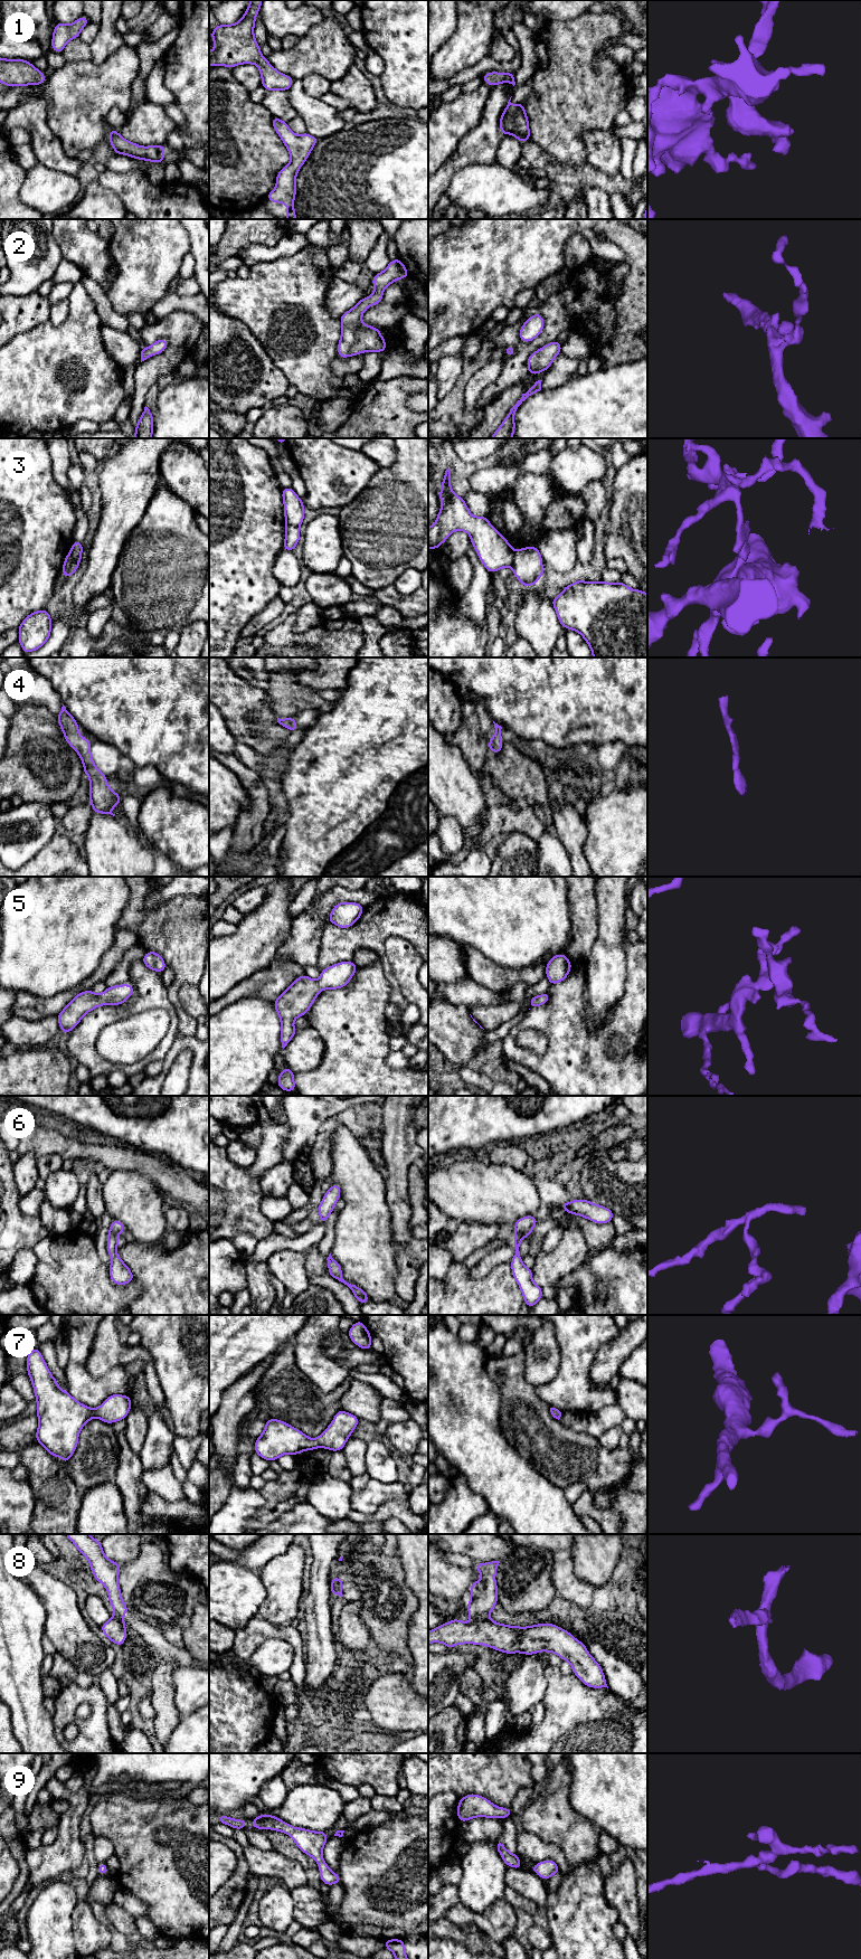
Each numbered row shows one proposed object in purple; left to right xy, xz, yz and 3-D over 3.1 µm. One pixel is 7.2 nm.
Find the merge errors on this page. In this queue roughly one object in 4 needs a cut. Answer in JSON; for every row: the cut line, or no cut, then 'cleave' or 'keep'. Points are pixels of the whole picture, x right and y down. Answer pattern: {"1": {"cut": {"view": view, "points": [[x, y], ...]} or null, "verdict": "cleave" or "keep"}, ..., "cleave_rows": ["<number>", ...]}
{"1": {"cut": null, "verdict": "keep"}, "2": {"cut": null, "verdict": "keep"}, "3": {"cut": {"view": "yz", "points": [[516, 551], [510, 566]]}, "verdict": "cleave"}, "4": {"cut": null, "verdict": "keep"}, "5": {"cut": null, "verdict": "keep"}, "6": {"cut": null, "verdict": "keep"}, "7": {"cut": null, "verdict": "keep"}, "8": {"cut": {"view": "xz", "points": [[332, 1578], [339, 1593]]}, "verdict": "cleave"}, "9": {"cut": null, "verdict": "keep"}, "cleave_rows": ["3", "8"]}

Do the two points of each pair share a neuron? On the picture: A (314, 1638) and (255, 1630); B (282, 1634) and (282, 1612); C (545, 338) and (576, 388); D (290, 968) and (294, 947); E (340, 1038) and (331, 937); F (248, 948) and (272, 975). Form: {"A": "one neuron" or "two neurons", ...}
{"A": "two neurons", "B": "two neurons", "C": "two neurons", "D": "two neurons", "E": "two neurons", "F": "two neurons"}

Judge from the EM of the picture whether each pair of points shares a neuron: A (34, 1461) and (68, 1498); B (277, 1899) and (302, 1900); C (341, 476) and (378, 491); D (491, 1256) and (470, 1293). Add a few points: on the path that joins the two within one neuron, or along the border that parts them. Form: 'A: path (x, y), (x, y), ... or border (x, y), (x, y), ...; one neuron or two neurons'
A: path (43, 1470), (59, 1489); one neuron
B: border (289, 1890), (293, 1901), (294, 1919); two neurons
C: border (379, 467), (369, 484), (348, 503); two neurons
D: border (501, 1264), (480, 1278), (472, 1278), (469, 1275); two neurons

